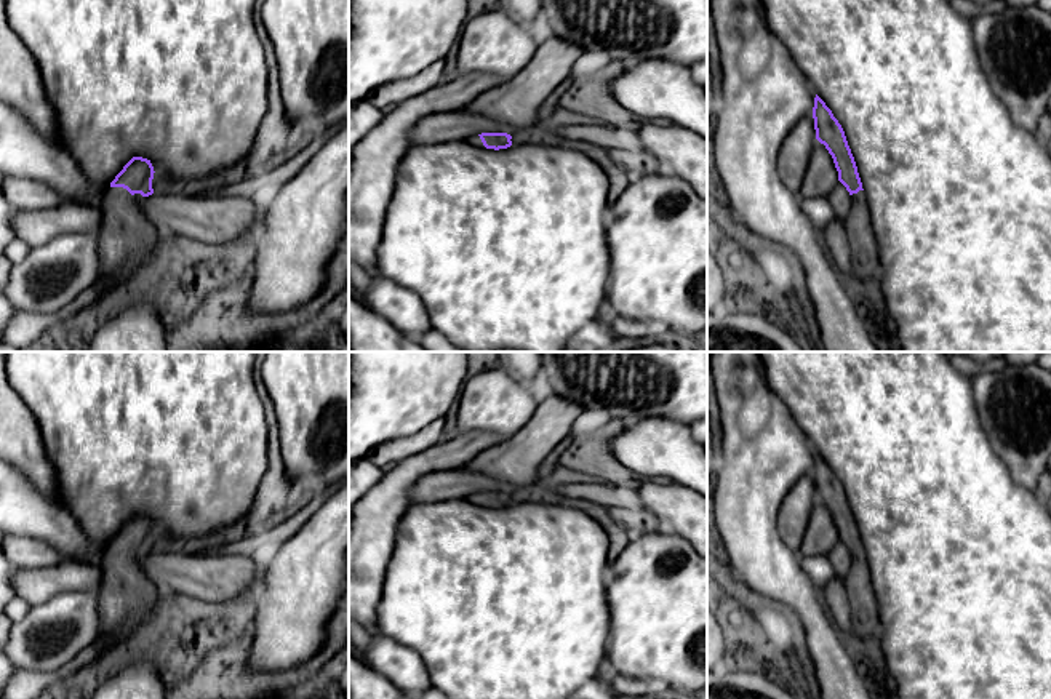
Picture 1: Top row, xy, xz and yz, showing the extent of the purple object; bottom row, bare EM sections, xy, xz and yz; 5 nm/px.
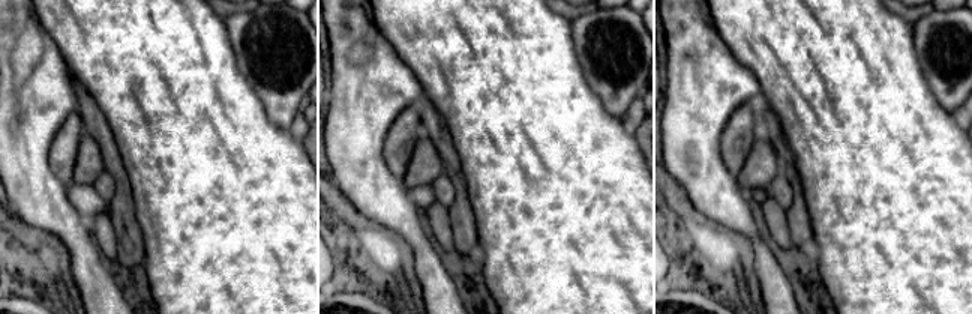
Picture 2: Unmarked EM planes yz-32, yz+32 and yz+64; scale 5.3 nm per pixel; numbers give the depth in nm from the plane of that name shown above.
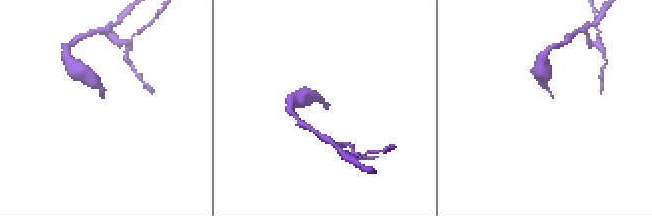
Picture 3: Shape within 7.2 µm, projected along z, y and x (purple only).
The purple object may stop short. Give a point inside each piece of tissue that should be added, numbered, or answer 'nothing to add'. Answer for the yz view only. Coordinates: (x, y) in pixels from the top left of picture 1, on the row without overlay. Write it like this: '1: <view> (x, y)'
1: yz (864, 613)

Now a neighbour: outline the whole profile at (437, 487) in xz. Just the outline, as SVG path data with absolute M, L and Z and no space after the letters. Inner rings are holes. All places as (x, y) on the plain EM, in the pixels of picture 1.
M461 469L424 475L411 489L413 504L432 504L469 497L482 491L514 493L515 485Z

